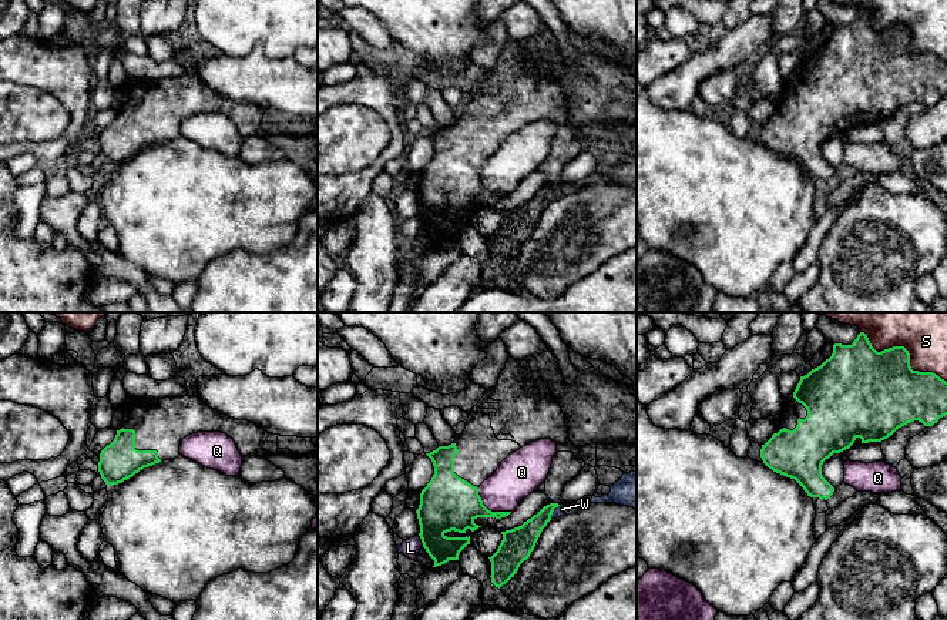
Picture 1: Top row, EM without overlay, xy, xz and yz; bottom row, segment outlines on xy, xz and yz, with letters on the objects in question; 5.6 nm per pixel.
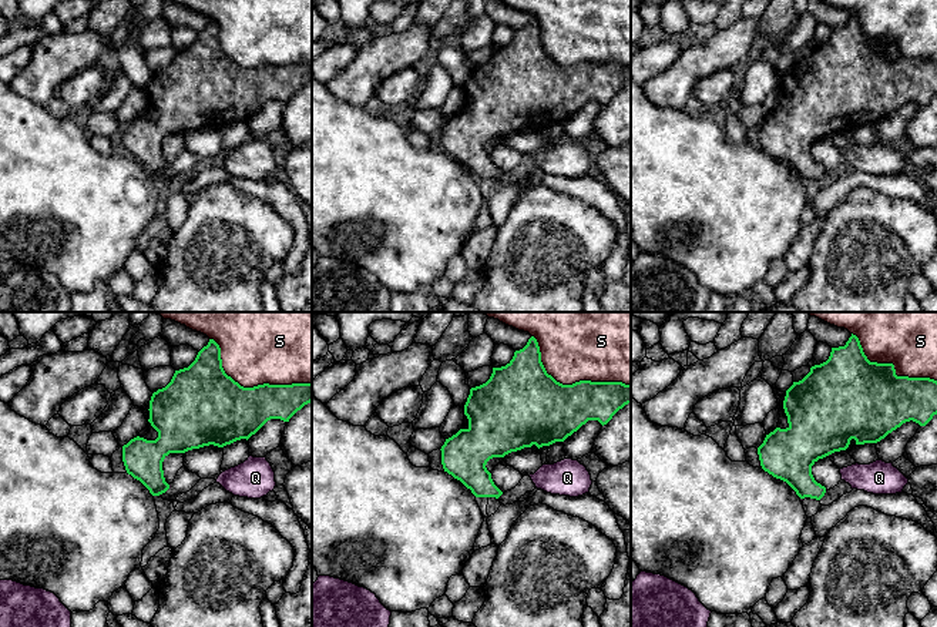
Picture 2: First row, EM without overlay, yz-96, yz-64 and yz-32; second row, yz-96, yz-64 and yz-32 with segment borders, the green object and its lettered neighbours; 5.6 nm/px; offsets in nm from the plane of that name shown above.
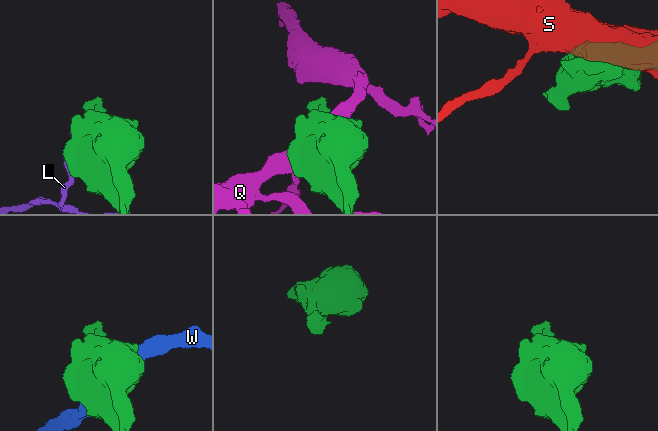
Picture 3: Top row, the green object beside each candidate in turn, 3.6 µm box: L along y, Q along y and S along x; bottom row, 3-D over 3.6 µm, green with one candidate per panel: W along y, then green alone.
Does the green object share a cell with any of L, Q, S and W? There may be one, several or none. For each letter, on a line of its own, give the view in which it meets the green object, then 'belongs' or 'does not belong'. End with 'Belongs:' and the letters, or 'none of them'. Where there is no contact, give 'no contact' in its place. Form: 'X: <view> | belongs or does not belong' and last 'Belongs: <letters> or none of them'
L: xz | does not belong
Q: xz | does not belong
S: yz | does not belong
W: xz | does not belong
Belongs: none of them

